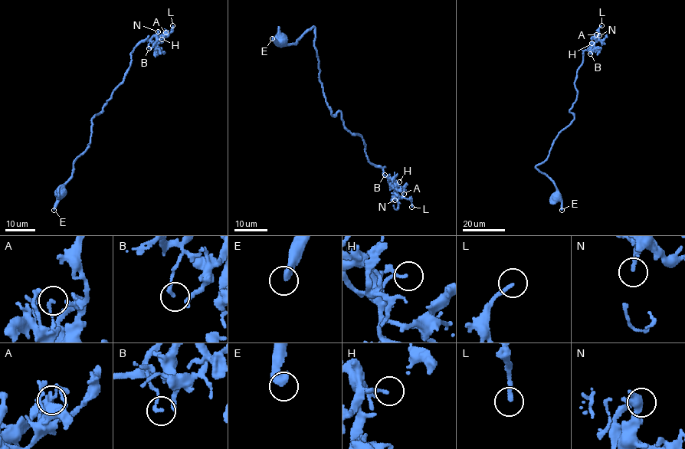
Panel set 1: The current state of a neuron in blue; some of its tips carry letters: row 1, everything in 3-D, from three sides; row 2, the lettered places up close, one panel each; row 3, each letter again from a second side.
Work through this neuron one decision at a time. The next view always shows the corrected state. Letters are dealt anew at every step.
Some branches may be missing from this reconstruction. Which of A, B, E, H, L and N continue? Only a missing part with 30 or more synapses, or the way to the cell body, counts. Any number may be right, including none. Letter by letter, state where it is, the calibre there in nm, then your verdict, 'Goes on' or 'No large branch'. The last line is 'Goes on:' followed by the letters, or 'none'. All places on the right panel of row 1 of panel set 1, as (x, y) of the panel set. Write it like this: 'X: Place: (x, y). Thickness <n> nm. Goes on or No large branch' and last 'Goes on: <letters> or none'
A: Place: (596, 34). Thickness 110 nm. No large branch
B: Place: (590, 54). Thickness 160 nm. No large branch
E: Place: (562, 210). Thickness 440 nm. No large branch
H: Place: (591, 43). Thickness 140 nm. No large branch
L: Place: (601, 25). Thickness 190 nm. Goes on
N: Place: (599, 35). Thickness 200 nm. Goes on
Goes on: L, N

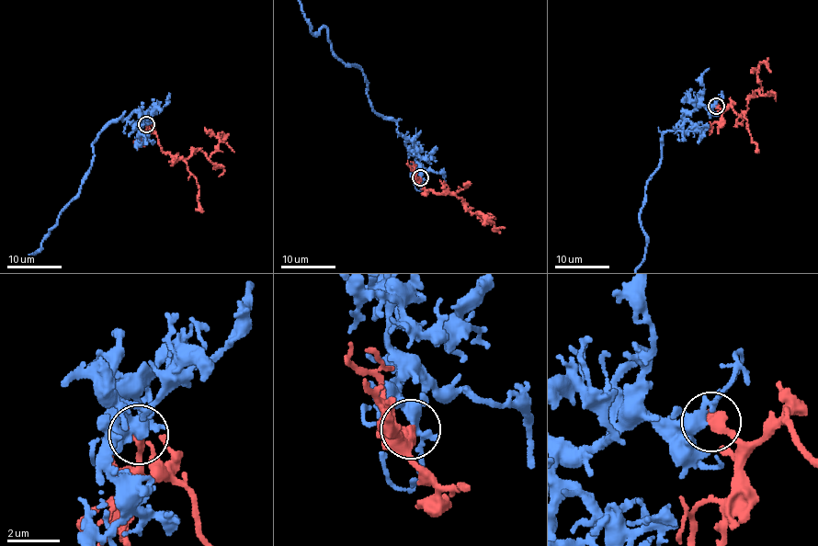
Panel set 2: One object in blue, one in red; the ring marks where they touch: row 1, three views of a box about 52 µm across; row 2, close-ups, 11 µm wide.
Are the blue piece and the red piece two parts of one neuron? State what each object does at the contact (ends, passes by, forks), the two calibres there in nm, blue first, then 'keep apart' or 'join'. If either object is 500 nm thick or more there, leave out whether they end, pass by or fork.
blue forks there; red ends there; 300 nm thick on the blue side, 480 nm on the other; join

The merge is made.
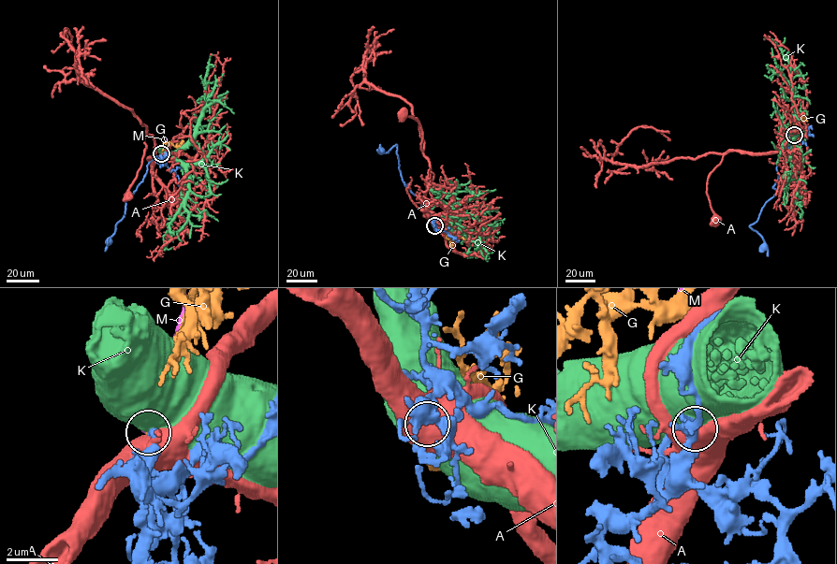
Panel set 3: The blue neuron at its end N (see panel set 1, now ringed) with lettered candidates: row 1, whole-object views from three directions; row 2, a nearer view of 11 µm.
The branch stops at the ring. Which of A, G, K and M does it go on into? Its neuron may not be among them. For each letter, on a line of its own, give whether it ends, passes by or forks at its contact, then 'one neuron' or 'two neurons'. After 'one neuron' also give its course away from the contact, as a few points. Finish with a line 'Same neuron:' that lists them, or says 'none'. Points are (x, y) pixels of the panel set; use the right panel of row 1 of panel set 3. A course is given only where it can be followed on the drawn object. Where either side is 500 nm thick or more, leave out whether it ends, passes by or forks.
A: two neurons
G: it ends | one neuron | via (794, 135), (794, 122), (805, 122), (806, 118)
K: two neurons
M: it ends | two neurons
Same neuron: G

